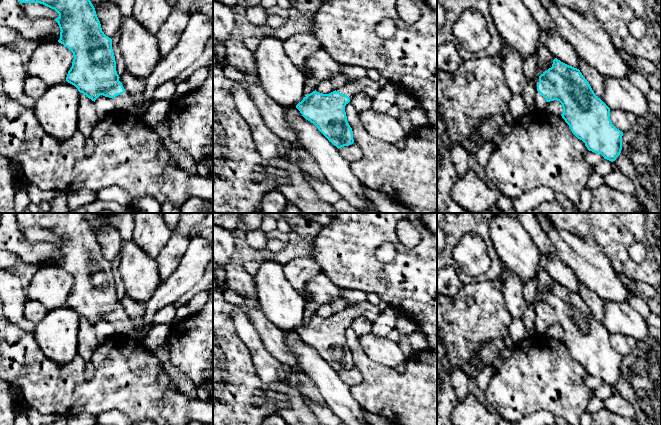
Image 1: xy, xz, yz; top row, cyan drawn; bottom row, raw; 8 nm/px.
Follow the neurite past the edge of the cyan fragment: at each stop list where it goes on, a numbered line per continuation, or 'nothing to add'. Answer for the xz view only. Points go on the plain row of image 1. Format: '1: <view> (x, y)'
1: xz (365, 309)

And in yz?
1: yz (540, 326)

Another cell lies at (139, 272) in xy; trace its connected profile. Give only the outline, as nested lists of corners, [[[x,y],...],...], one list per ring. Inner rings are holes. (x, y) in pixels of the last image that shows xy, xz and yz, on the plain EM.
[[[131,239],[119,252],[119,272],[126,294],[146,304],[161,284],[156,259],[150,257]]]

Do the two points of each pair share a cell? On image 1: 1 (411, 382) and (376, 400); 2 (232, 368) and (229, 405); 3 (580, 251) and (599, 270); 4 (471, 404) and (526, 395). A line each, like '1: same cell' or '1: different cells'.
1: same cell
2: same cell
3: same cell
4: different cells

